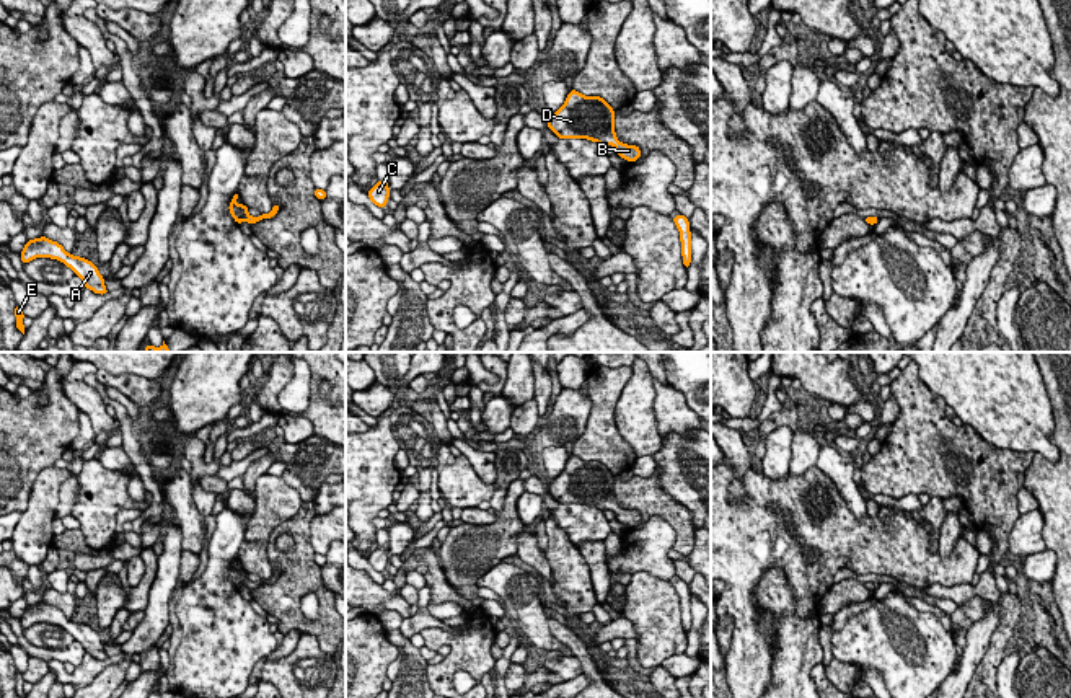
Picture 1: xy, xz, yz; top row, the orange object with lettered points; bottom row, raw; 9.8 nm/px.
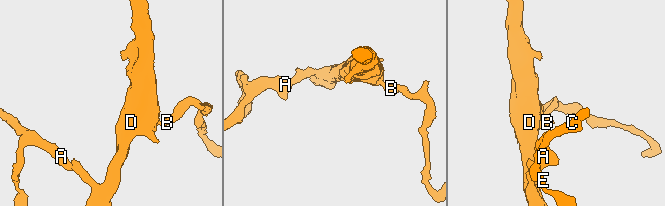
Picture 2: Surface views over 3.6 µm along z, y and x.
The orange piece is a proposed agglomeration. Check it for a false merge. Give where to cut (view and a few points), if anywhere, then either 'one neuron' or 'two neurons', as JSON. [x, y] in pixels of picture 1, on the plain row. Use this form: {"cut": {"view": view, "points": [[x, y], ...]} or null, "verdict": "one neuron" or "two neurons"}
{"cut": null, "verdict": "one neuron"}

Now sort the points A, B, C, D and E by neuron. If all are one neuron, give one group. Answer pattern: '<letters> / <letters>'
A B C D E

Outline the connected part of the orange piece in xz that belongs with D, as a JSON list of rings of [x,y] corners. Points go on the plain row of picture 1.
[[[571,455],[564,470],[548,484],[548,494],[559,504],[587,504],[600,510],[613,510],[629,528],[641,522],[639,512],[618,506],[615,476],[600,462],[585,462]]]

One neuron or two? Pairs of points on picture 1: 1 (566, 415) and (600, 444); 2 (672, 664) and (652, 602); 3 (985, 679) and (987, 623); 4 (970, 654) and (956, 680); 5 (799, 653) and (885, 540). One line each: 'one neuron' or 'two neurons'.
1: two neurons
2: two neurons
3: two neurons
4: one neuron
5: two neurons

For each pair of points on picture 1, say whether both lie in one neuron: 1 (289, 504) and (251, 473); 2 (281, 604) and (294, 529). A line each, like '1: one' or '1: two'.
1: two
2: one

